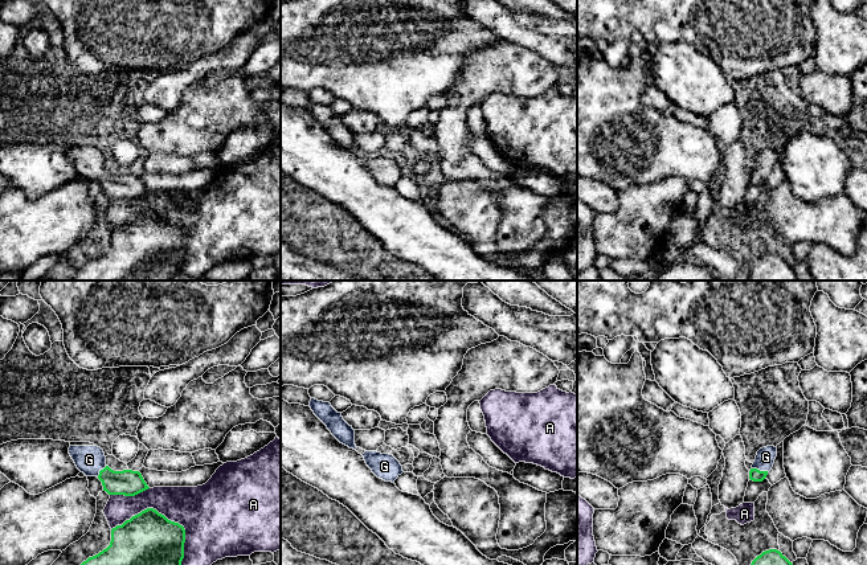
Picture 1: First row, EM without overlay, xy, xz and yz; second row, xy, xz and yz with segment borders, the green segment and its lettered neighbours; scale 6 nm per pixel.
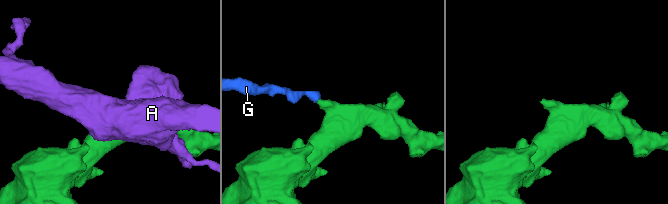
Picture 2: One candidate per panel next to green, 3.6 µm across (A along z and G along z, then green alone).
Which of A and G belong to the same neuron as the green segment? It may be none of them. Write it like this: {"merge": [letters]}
{"merge": ["G"]}

